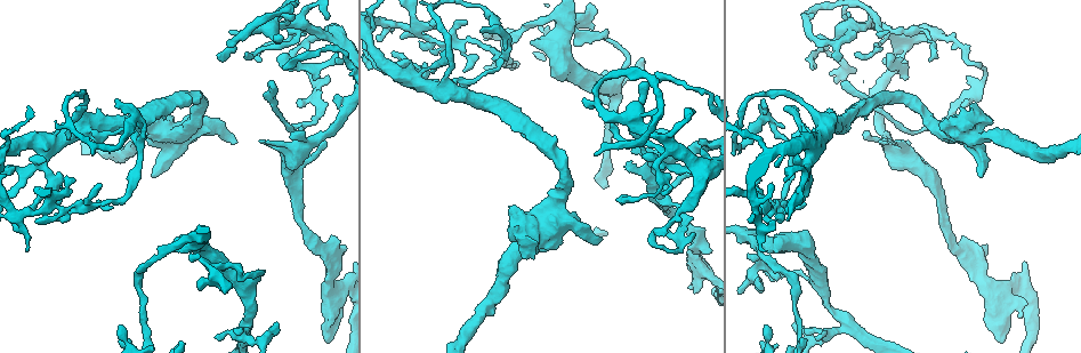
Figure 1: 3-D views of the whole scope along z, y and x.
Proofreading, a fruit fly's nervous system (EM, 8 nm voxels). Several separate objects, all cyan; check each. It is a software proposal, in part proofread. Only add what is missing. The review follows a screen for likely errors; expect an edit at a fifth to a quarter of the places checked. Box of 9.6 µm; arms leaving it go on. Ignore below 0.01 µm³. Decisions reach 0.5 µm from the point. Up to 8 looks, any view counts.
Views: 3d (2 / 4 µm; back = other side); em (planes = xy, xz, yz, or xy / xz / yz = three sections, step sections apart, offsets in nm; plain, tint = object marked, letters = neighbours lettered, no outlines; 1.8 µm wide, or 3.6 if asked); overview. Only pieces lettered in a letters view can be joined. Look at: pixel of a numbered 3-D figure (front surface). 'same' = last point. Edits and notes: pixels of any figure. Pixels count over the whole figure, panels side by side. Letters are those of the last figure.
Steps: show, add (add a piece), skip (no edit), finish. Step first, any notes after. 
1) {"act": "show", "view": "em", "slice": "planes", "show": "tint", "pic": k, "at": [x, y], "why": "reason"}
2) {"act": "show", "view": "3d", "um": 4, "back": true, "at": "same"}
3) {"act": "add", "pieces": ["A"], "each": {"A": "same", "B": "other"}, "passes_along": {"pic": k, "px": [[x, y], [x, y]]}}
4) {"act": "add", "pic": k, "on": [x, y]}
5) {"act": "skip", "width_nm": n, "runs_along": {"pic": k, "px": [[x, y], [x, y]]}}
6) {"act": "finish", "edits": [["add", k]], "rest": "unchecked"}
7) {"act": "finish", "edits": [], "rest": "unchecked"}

{"act": "show", "view": "3d", "um": 4, "pic": 1, "at": [841, 82]}

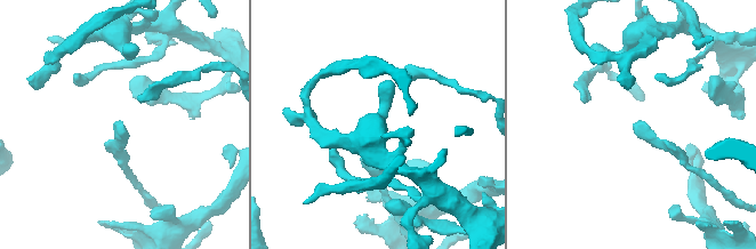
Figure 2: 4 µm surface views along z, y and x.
{"act": "show", "view": "em", "slice": "xz", "step": 16, "show": "letters", "pic": 2, "at": [122, 126]}

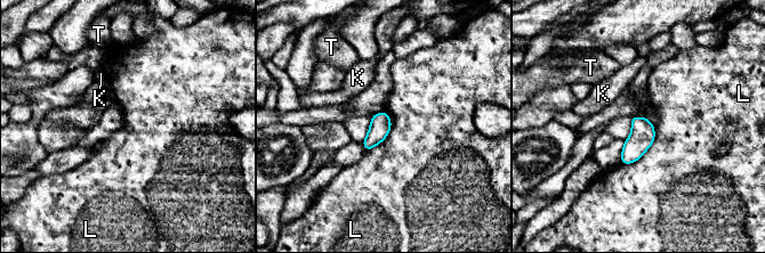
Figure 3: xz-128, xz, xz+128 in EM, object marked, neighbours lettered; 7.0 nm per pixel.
{"act": "skip", "each": {"K": "other", "L": "other", "T": "other"}, "border": {"pic": 3, "px": [[654, 125], [651, 146], [622, 164]]}, "found": "none of them fits"}

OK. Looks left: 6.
{"act": "show", "view": "em", "slice": "planes", "show": "letters", "pic": 1, "at": [972, 103]}

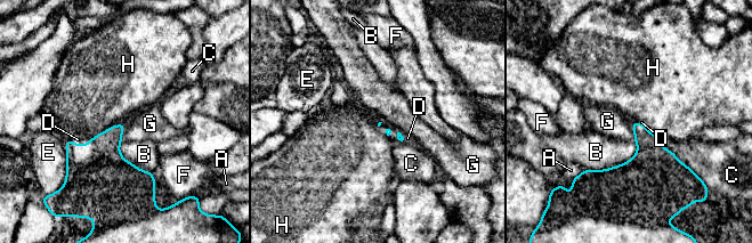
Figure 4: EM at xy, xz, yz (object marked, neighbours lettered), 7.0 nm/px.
{"act": "add", "pieces": ["D"], "each": {"A": "other", "B": "other", "C": "other", "D": "same", "E": "other", "F": "other", "G": "other", "H": "other"}, "passes_along": {"pic": 4, "px": [[97, 176], [81, 145], [78, 139]]}, "found": "it goes on there"}

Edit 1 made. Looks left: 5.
{"act": "show", "view": "em", "slice": "planes", "show": "letters", "pic": 1, "at": [803, 337], "why": "tapers out"}

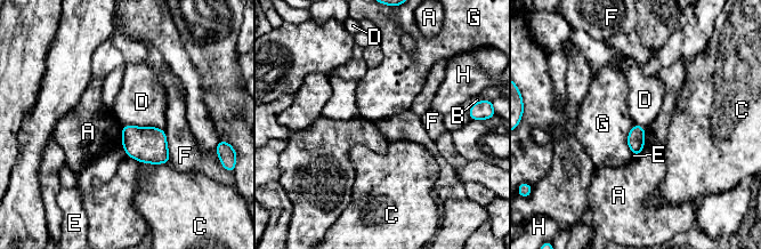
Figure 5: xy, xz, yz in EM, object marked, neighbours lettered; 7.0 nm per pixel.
{"act": "skip", "width_nm": 130, "each": {"A": "other", "B": "other", "C": "other", "D": "other", "E": "other", "F": "other", "G": "other", "H": "other"}, "found": "none of them fits"}

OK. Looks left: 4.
{"act": "finish", "edits": [["add", 4]], "rest": "unchecked"}

